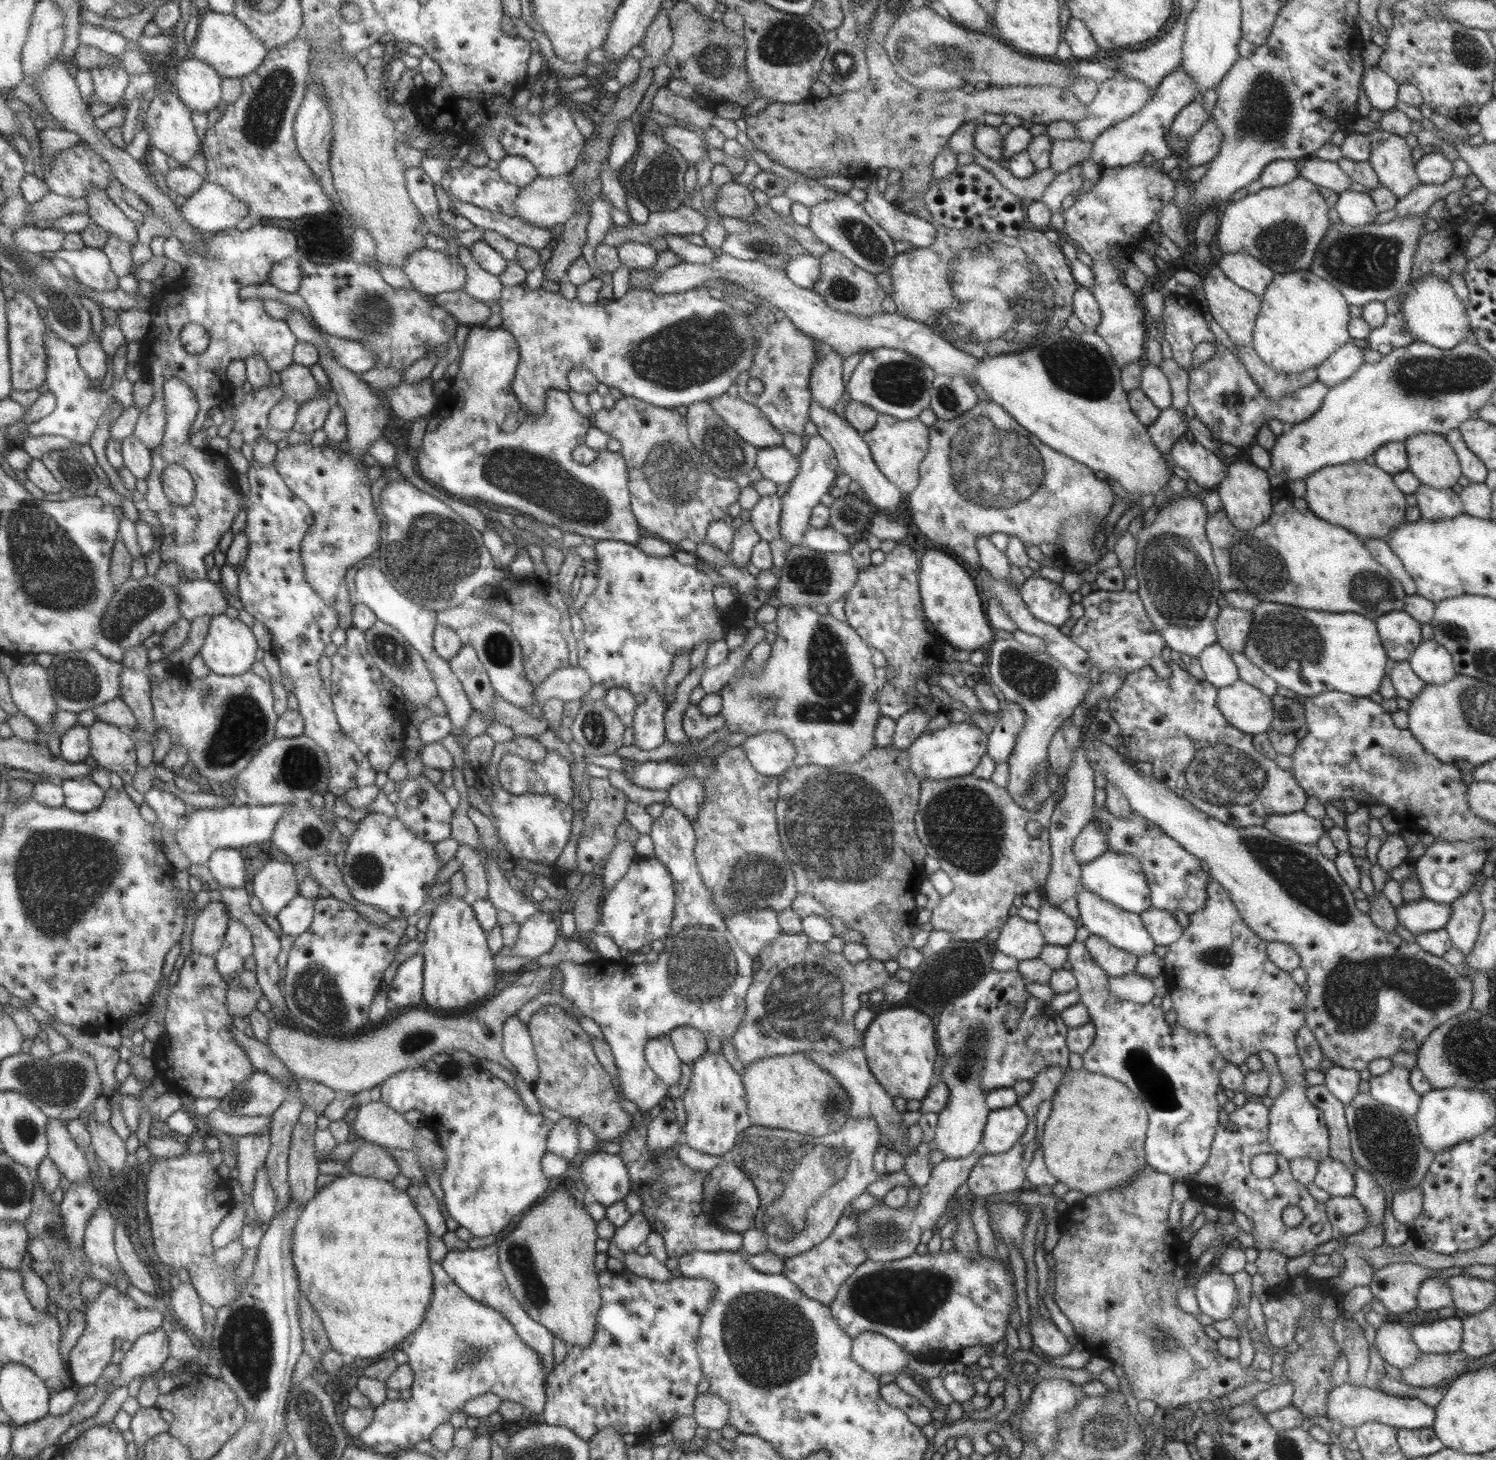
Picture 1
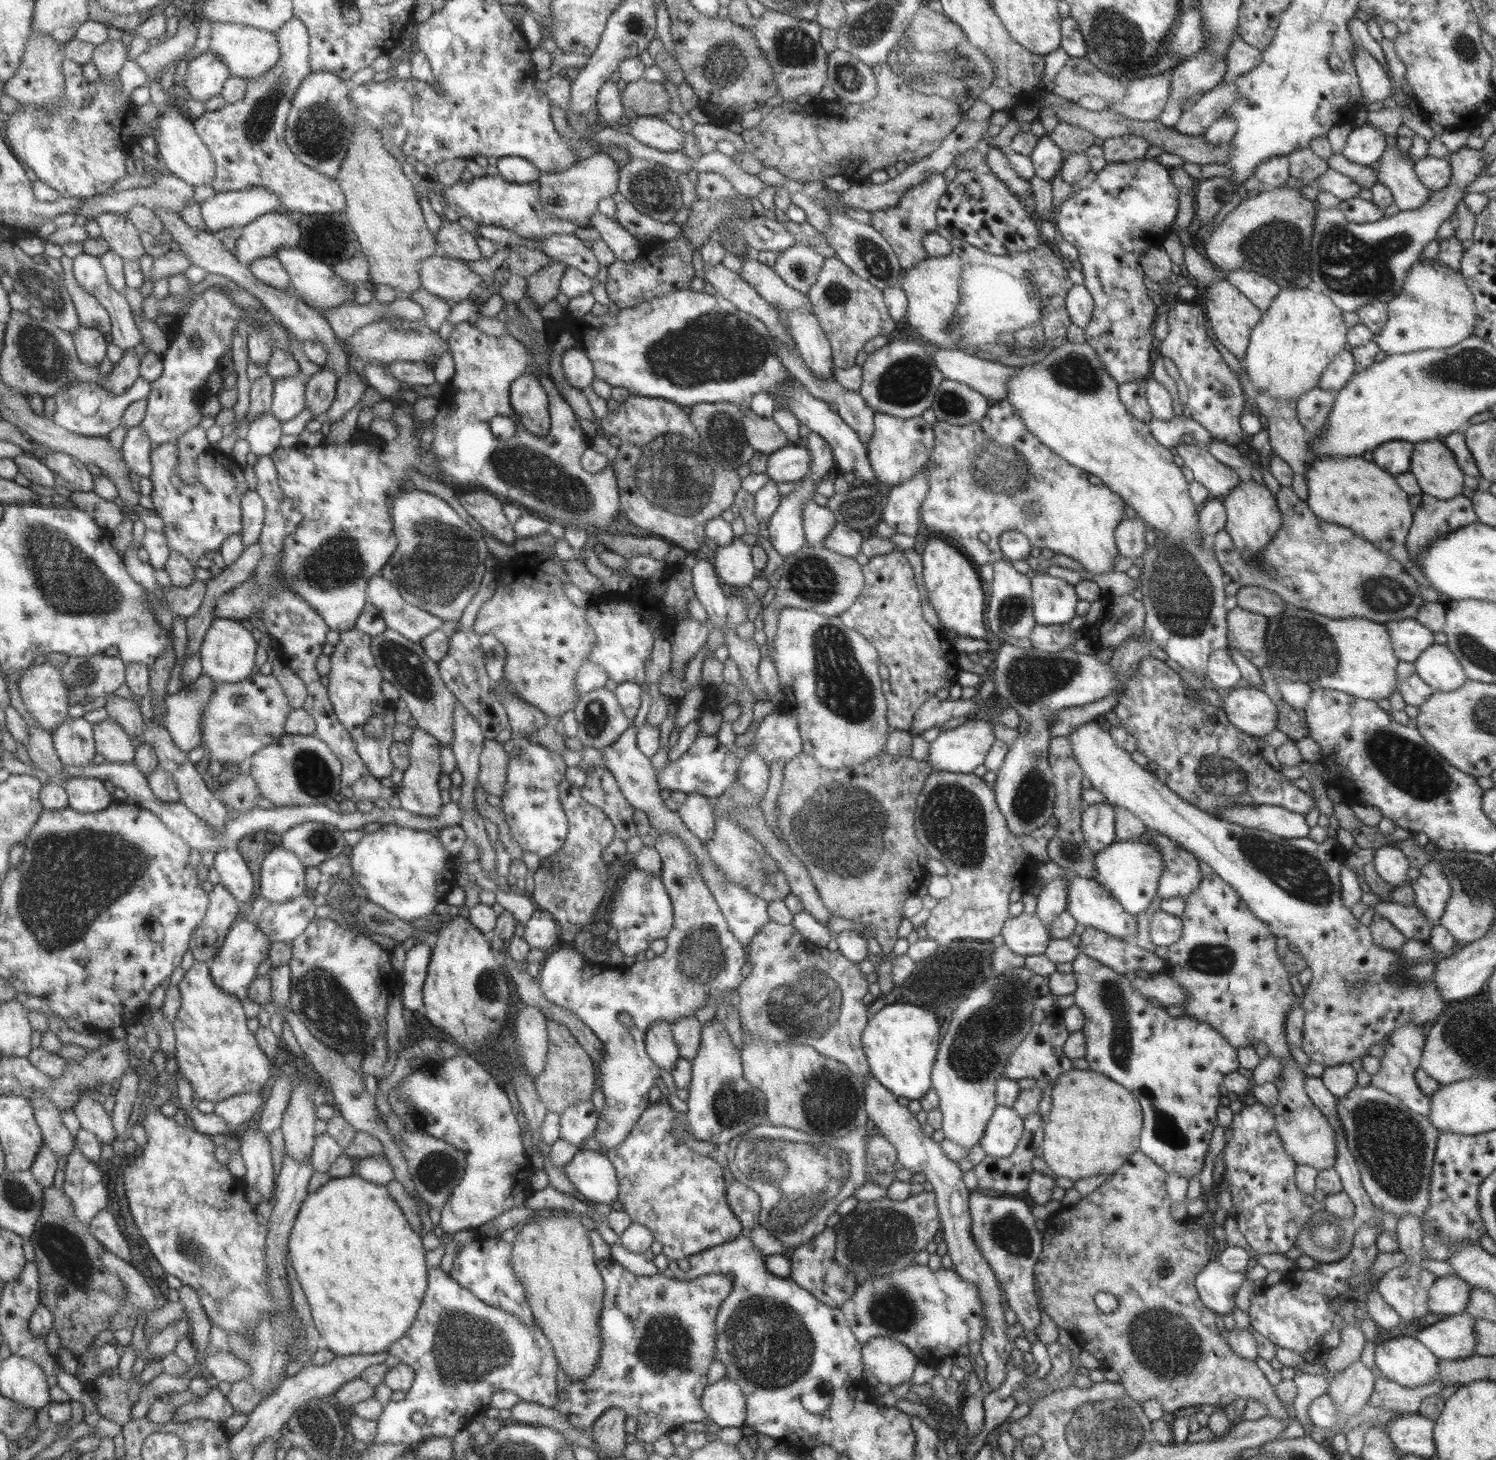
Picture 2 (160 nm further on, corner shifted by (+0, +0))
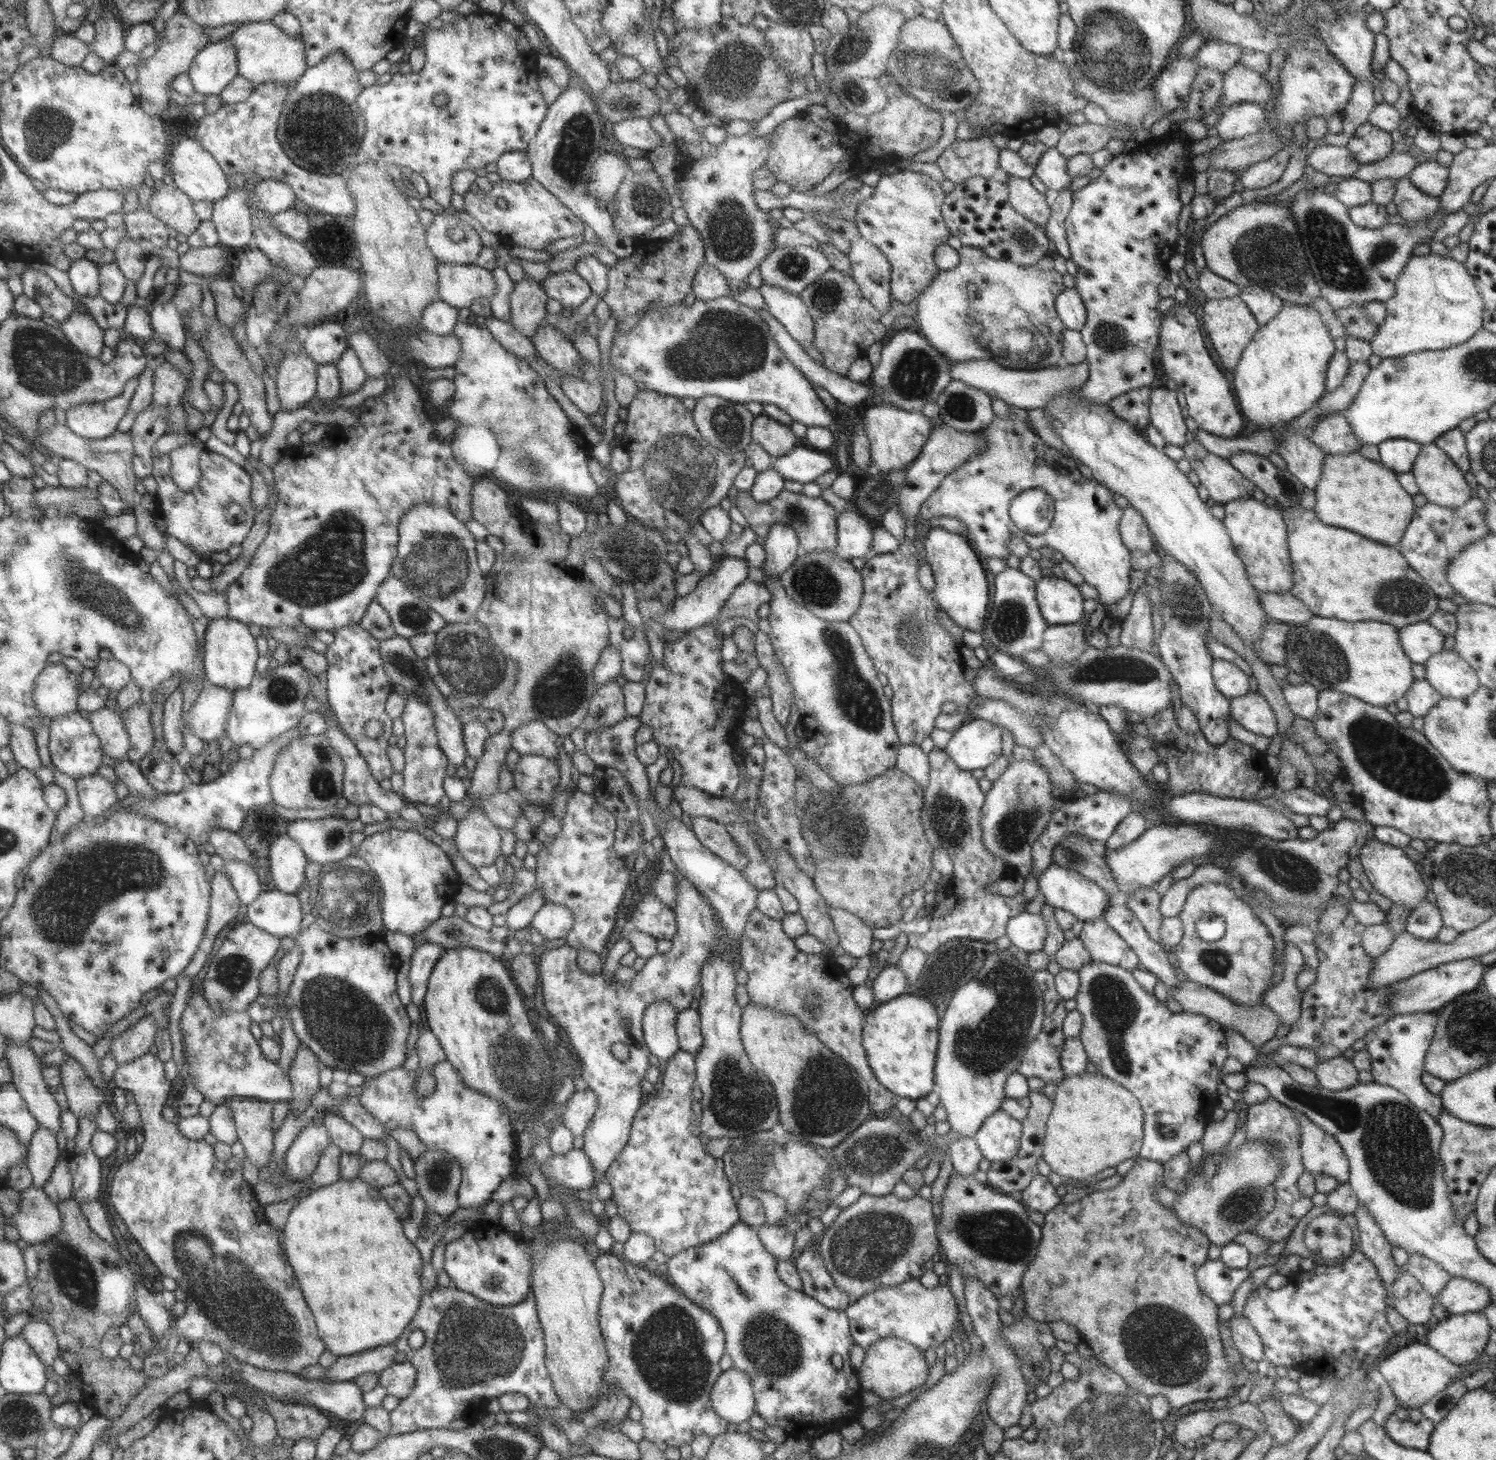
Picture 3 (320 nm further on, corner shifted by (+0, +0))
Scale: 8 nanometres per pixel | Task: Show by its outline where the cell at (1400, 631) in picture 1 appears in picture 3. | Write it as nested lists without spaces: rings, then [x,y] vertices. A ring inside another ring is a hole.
[[[1416,622],[1397,628],[1401,648],[1413,664],[1425,665],[1425,661],[1443,648],[1446,637],[1439,629],[1433,628],[1430,622]]]

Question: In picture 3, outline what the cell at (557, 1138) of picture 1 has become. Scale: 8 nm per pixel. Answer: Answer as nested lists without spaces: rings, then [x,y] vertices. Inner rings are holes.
[[[591,1089],[575,1091],[566,1101],[560,1122],[574,1137],[582,1135],[597,1108],[597,1095]]]

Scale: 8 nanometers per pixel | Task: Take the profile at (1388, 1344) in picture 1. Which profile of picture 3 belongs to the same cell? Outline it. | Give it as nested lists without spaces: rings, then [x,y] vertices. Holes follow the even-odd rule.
[[[1415,1342],[1391,1351],[1391,1355],[1385,1357],[1378,1366],[1377,1370],[1398,1404],[1409,1409],[1419,1409],[1466,1370],[1466,1365],[1453,1364],[1429,1345]]]

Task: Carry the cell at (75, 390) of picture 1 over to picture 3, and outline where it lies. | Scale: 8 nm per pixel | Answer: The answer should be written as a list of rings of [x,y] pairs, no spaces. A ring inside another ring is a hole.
[[[131,379],[123,394],[105,402],[89,402],[73,406],[67,412],[66,425],[83,438],[101,440],[113,436],[119,423],[130,410],[130,404],[140,386],[140,380]]]

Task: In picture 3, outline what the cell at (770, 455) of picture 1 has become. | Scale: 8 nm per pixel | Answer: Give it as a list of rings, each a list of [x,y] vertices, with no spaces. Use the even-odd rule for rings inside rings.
[[[794,446],[783,456],[772,460],[772,467],[781,478],[799,482],[802,485],[813,482],[818,476],[831,470],[833,460],[827,452]]]

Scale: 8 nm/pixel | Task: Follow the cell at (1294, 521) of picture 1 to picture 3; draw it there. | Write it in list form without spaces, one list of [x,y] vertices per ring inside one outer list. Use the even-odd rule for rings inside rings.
[[[1300,504],[1281,508],[1281,512],[1287,531],[1288,555],[1294,578],[1288,593],[1298,598],[1313,614],[1350,623],[1375,620],[1397,629],[1429,620],[1438,609],[1438,598],[1421,576],[1408,565],[1397,546],[1383,546],[1343,528],[1325,526],[1313,509],[1307,510]]]

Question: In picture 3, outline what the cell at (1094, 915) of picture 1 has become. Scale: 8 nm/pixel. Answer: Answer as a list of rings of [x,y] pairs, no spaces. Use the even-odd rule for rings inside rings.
[[[1051,861],[1037,878],[1038,892],[1043,894],[1044,902],[1076,916],[1077,920],[1088,921],[1101,919],[1104,908],[1113,900],[1092,880],[1085,878],[1076,870],[1059,866]]]

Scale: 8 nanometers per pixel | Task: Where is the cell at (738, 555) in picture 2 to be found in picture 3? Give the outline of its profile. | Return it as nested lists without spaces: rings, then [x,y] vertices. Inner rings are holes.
[[[724,556],[713,574],[707,574],[699,579],[696,586],[688,594],[676,595],[669,608],[665,607],[657,597],[648,599],[647,596],[639,592],[636,593],[636,607],[643,620],[654,618],[656,622],[660,622],[665,635],[667,632],[687,632],[716,620],[720,616],[721,607],[733,589],[745,579],[747,579],[746,561],[739,557]]]

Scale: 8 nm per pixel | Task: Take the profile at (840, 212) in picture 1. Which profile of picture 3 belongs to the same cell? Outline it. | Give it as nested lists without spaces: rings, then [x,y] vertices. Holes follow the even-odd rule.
[[[861,238],[851,241],[849,251],[849,274],[858,284],[861,294],[883,314],[891,306],[889,296],[889,263],[883,253]]]

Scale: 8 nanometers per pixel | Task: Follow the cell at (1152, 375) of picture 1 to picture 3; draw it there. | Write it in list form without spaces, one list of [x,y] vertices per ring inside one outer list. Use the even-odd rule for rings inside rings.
[[[1167,387],[1155,388],[1150,392],[1148,415],[1150,424],[1165,439],[1166,444],[1182,448],[1185,443],[1187,427],[1181,415],[1182,402],[1178,391]]]

